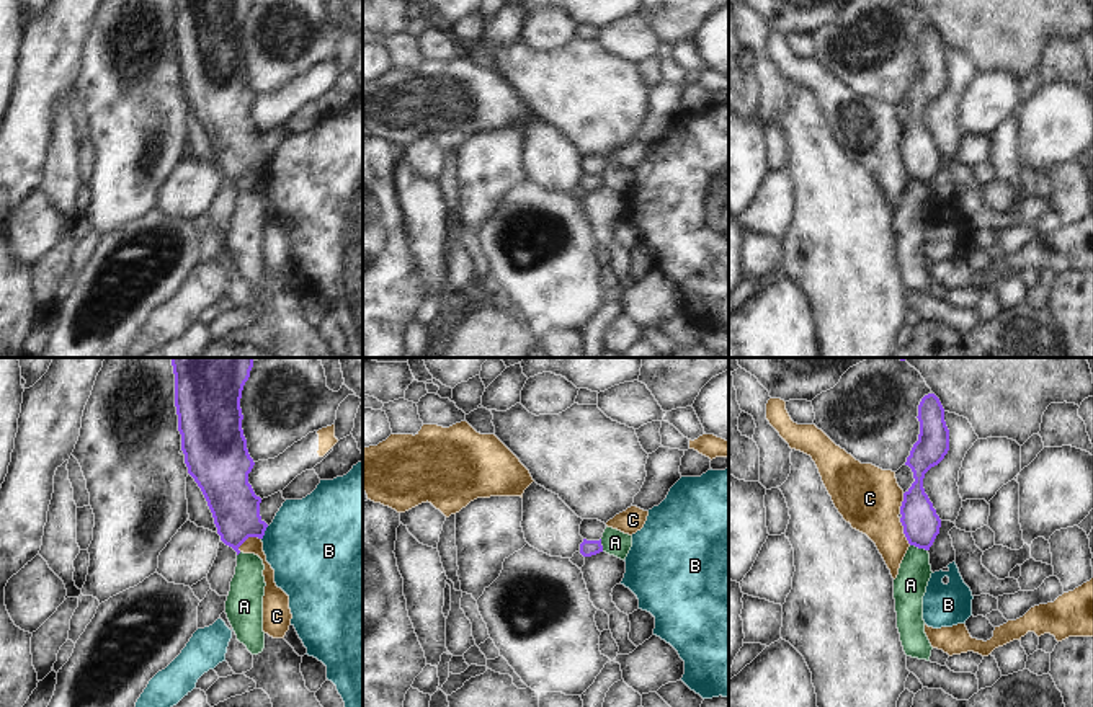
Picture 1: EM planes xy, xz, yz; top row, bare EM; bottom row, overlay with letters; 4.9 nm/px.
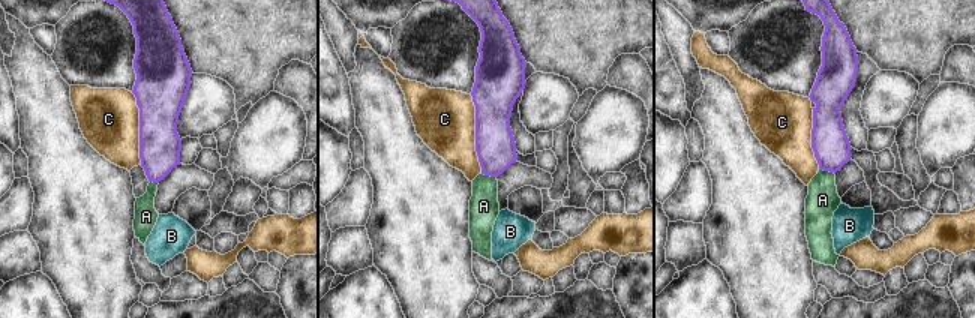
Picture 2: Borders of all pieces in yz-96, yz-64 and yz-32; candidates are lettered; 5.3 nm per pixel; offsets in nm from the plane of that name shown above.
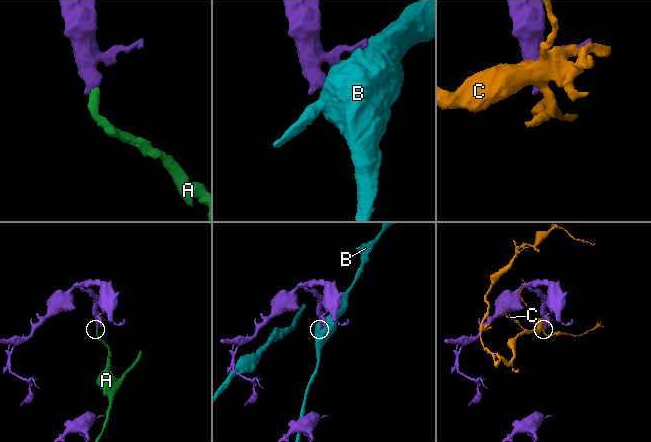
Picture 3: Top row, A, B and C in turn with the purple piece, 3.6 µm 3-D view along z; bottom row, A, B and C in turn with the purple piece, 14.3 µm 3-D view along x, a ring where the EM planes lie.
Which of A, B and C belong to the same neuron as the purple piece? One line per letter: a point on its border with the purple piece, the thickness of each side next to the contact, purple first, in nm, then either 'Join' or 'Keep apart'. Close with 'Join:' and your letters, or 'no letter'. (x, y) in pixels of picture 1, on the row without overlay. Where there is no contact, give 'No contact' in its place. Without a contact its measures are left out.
A: Touches purple at yz (919, 182). Thickness 180 nm (purple) against 160 nm. Keep apart
B: Touches purple at xy (263, 167). Thickness 240 nm (purple) against 460 nm. Keep apart
C: Touches purple at yz (904, 165). Thickness 180 nm (purple) against 320 nm. Keep apart
Join: no letter.

